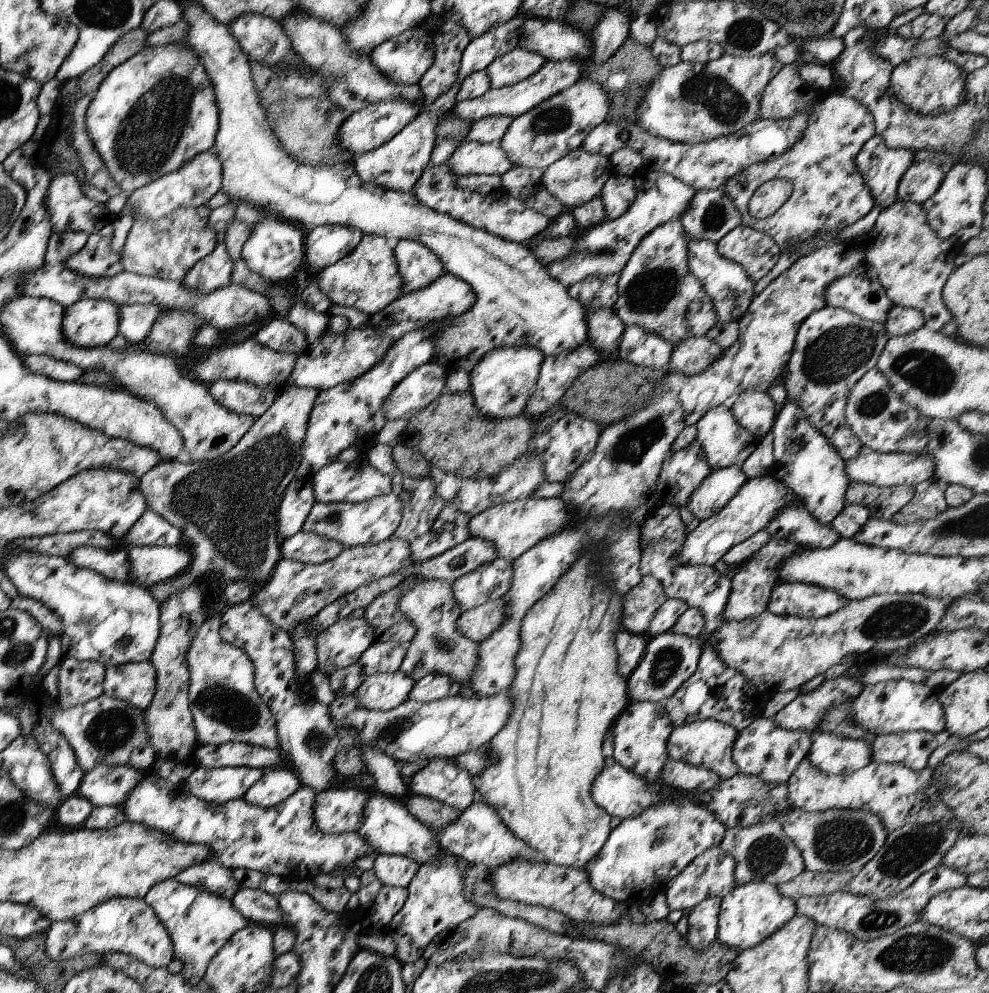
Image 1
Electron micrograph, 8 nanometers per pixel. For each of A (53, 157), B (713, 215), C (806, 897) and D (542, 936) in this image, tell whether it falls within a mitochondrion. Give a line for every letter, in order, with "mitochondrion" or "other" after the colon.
A: other
B: mitochondrion
C: other
D: other

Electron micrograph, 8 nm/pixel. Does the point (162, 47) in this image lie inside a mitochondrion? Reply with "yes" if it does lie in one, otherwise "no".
no

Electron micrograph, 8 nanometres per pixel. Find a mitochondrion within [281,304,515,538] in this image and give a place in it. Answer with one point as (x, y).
(333, 516)

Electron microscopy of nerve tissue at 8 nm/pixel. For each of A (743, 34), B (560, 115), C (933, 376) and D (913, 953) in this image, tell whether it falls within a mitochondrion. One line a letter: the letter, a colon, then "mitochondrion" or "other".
A: mitochondrion
B: mitochondrion
C: mitochondrion
D: mitochondrion

